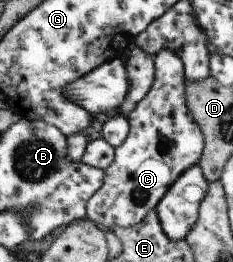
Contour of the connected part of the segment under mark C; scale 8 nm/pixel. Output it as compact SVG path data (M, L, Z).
M168 50L155 51L155 72L148 94L125 117L129 123L126 141L115 150L114 162L105 170L102 187L88 200L86 215L98 227L132 227L142 223L168 188L190 166L199 164L204 138L186 105L186 79L182 58Z

